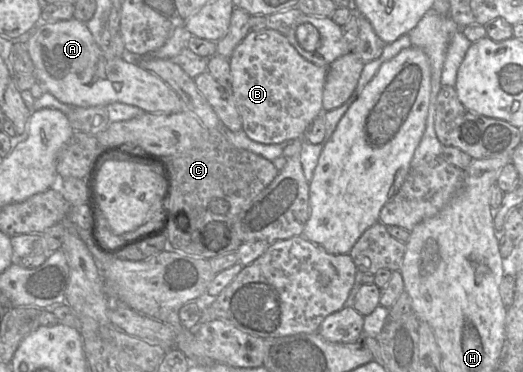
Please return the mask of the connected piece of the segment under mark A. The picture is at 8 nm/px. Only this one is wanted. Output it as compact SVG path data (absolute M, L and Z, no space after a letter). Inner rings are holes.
M74 17L55 23L39 22L26 45L35 67L35 78L64 104L93 107L121 102L153 114L186 110L178 94L155 74L121 58L104 57L87 24Z

